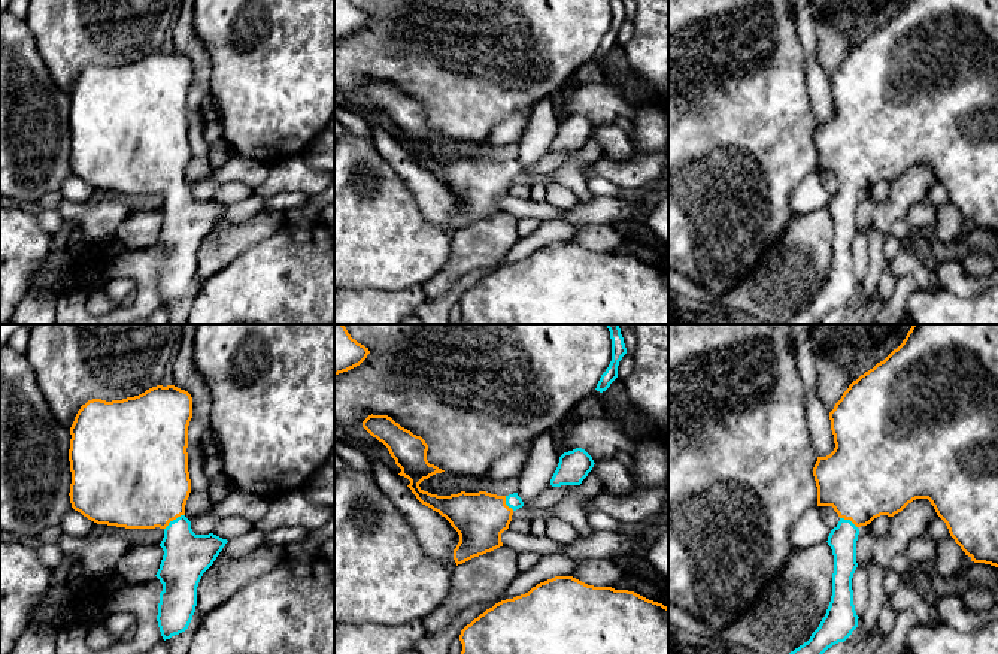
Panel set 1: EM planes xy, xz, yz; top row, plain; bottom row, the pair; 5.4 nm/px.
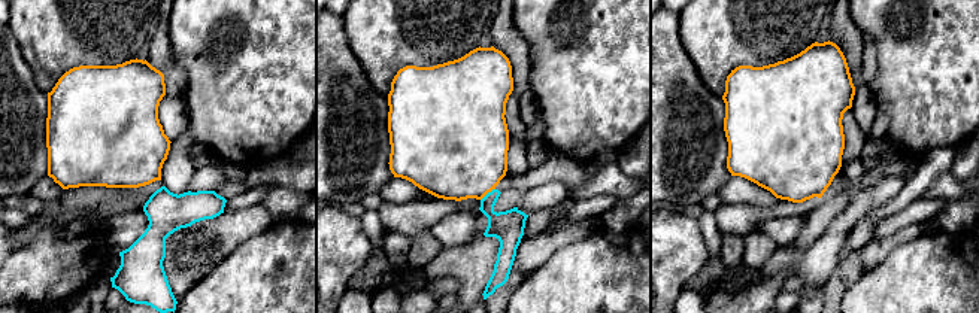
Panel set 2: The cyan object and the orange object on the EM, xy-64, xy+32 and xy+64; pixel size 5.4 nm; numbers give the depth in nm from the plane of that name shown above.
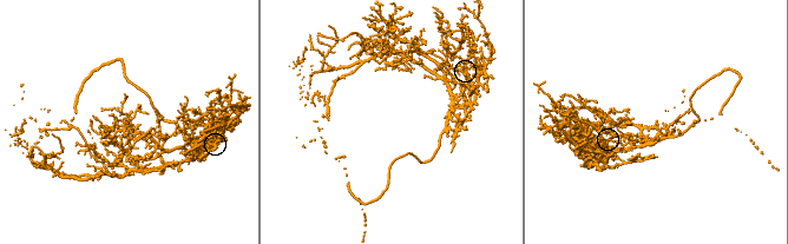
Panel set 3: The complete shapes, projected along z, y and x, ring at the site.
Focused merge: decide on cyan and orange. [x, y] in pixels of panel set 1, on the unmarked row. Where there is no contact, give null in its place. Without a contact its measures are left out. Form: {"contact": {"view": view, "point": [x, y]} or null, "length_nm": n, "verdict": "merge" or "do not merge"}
{"contact": {"view": "xy", "point": [173, 185]}, "length_nm": 140, "verdict": "merge"}

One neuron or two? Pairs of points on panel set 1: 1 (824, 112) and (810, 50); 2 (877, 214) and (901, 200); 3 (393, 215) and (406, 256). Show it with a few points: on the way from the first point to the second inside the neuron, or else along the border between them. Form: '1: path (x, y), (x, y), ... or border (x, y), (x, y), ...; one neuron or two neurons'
1: path (821, 97), (812, 64); one neuron
2: path (883, 214), (895, 206); one neuron
3: path (393, 226), (396, 245); one neuron

